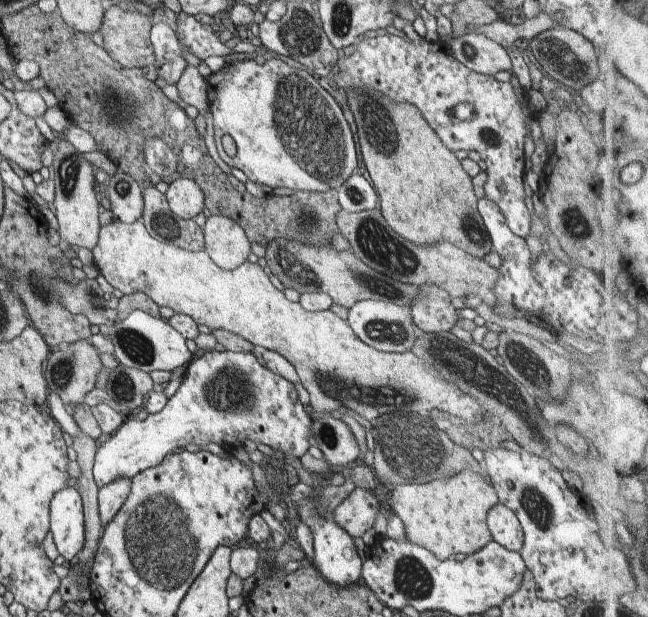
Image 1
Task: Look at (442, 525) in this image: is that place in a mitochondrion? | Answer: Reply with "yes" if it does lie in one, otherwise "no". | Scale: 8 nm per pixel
no

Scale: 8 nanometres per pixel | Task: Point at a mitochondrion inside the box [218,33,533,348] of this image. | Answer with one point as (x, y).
(316, 145)

